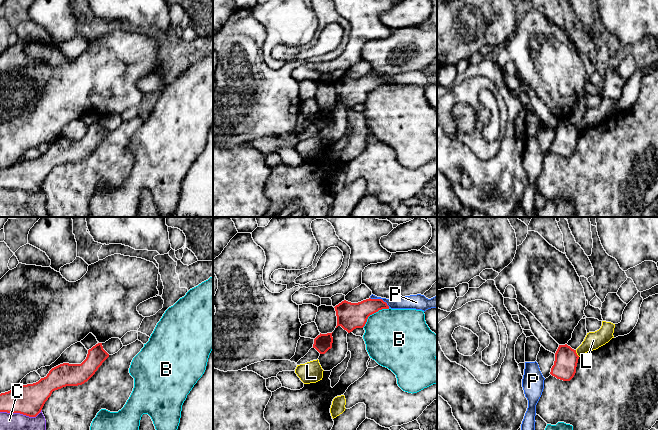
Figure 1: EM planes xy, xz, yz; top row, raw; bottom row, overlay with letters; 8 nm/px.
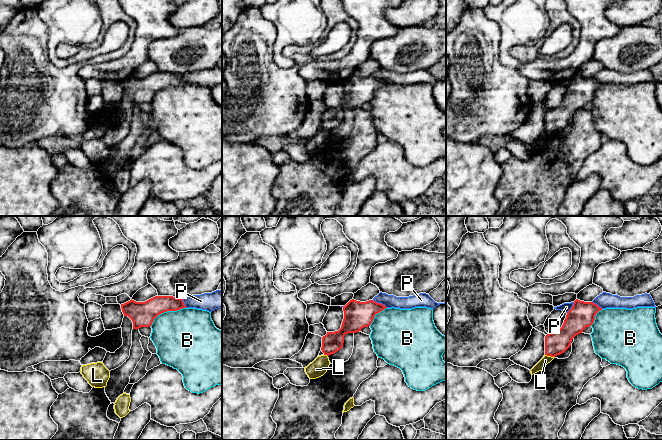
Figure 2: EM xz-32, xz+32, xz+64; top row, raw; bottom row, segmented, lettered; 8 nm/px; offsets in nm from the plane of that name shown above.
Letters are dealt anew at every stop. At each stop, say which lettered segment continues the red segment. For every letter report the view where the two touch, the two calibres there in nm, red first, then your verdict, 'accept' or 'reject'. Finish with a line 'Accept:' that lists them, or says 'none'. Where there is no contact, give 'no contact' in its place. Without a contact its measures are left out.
B: xz | 220/460 nm | reject
C: xy | 240/140 nm | reject
L: yz | 190/140 nm | reject
P: xz | 200/110 nm | reject
Accept: none

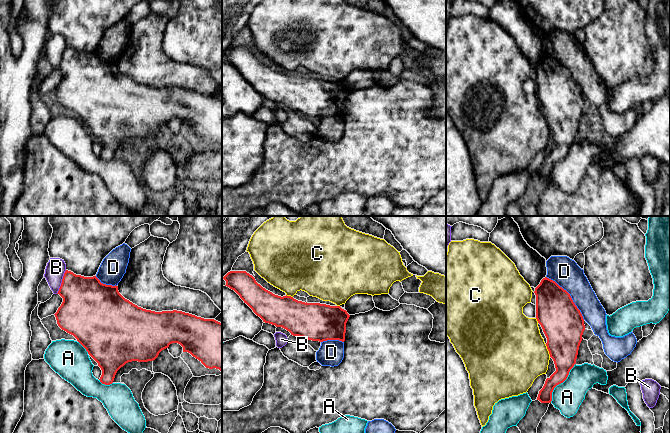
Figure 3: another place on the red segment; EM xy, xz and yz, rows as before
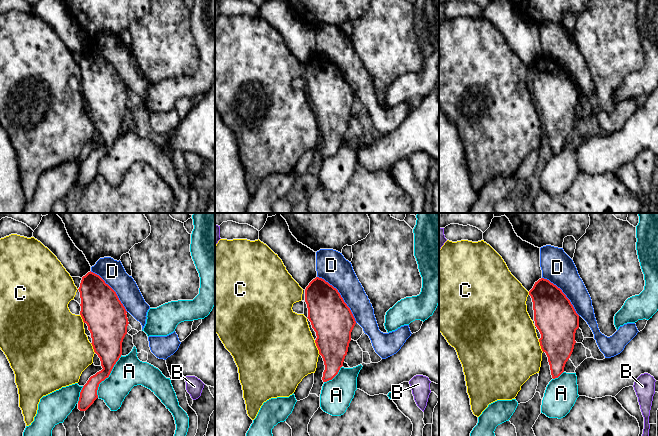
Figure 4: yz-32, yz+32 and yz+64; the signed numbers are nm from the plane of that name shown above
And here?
A: yz | 220/240 nm | reject
B: xy | 380/160 nm | reject
C: yz | 340/480 nm | reject
D: yz | 340/220 nm | accept
Accept: D

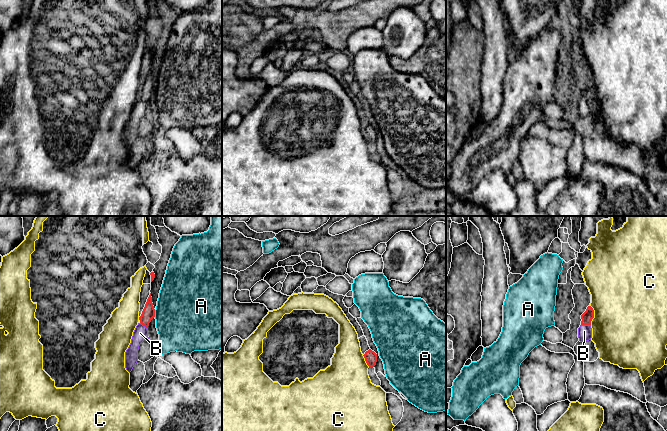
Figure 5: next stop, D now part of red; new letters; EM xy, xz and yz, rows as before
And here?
A: xy | 110/480 nm | reject
B: yz | 90/110 nm | reject
C: yz | 90/500 nm | reject
Accept: none

